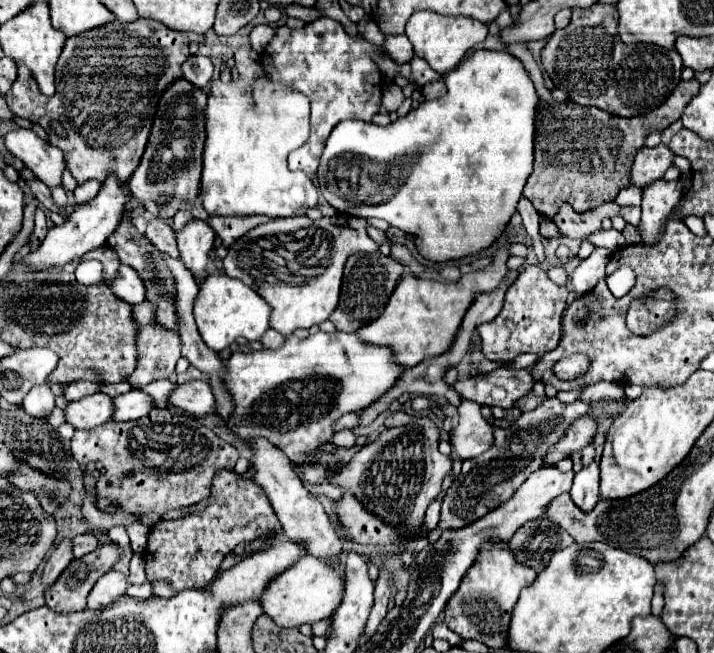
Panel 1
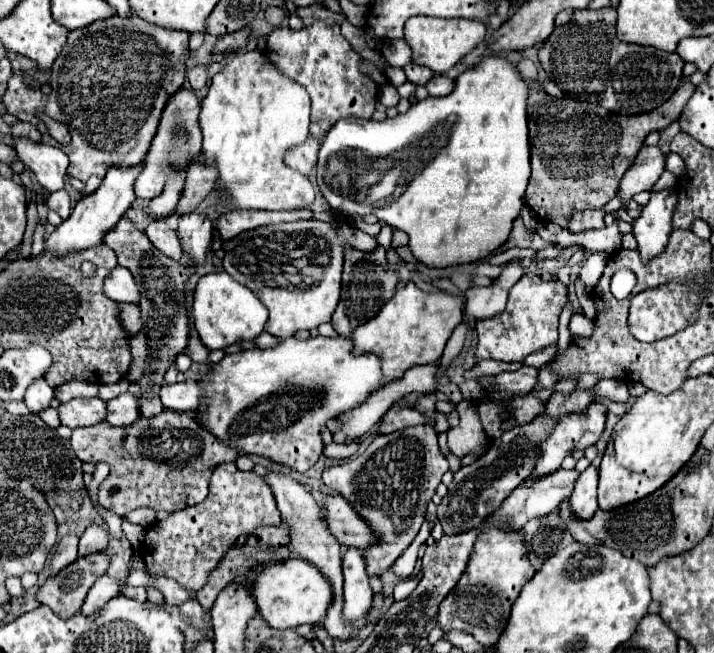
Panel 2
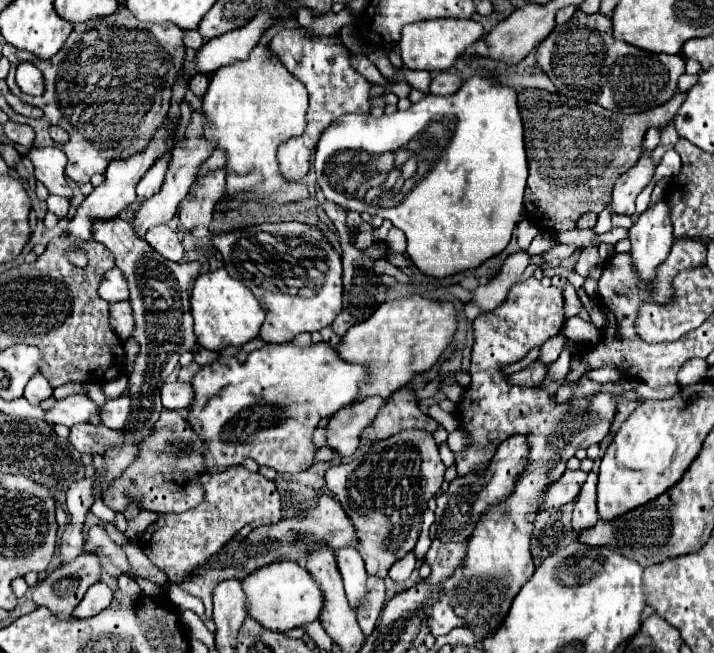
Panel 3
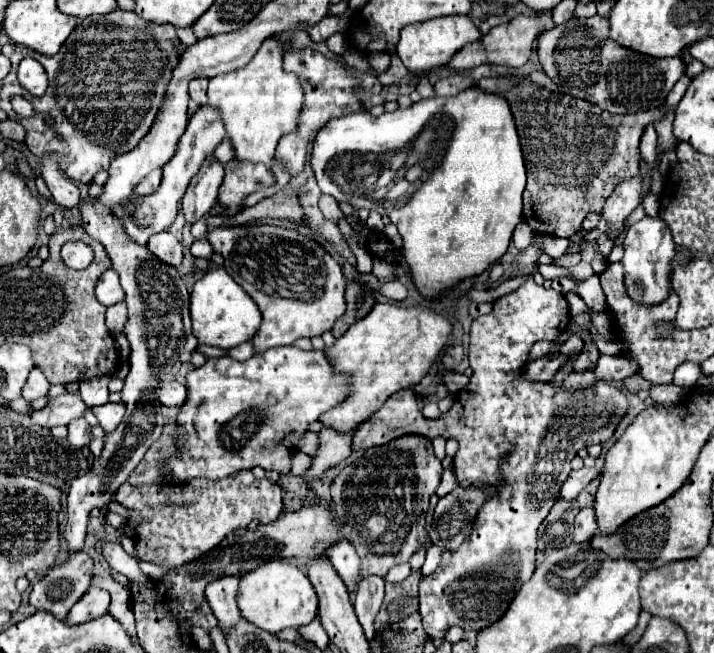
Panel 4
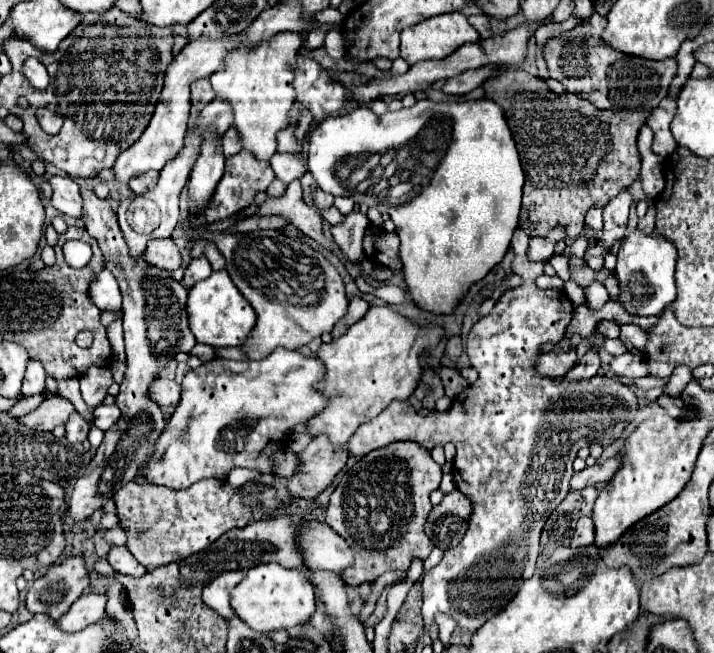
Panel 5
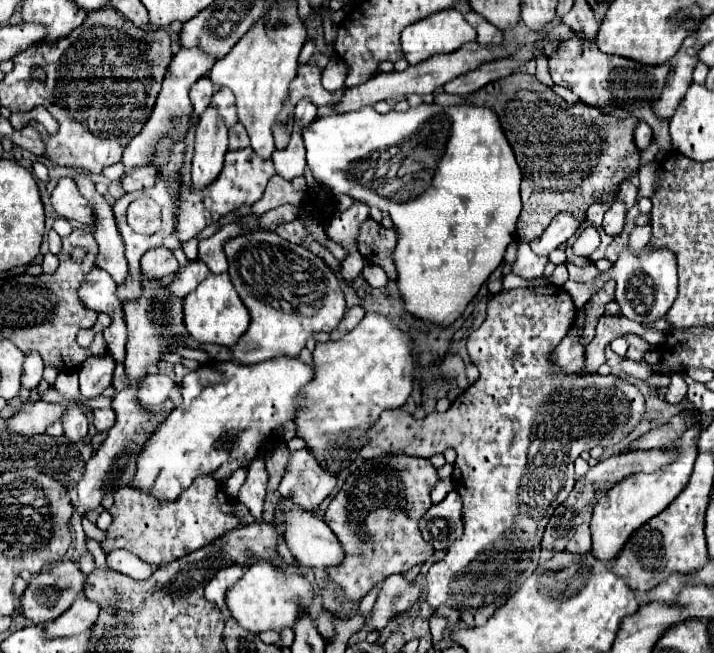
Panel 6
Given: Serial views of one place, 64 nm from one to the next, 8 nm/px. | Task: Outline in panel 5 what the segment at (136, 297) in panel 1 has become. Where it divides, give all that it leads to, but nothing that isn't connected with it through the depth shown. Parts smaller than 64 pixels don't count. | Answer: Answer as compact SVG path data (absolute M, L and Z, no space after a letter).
M100 270L92 278L92 284L88 286L88 296L92 304L96 304L100 310L110 310L110 312L121 310L122 294L116 278L108 270Z

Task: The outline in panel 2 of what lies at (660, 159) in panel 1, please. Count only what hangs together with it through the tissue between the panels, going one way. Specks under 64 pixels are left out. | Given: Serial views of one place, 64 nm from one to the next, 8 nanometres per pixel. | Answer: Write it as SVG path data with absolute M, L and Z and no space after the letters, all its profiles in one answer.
M642 146L630 170L620 180L618 198L622 198L622 210L628 208L628 202L634 194L642 190L652 190L658 176L664 172L666 156L658 150L658 146Z

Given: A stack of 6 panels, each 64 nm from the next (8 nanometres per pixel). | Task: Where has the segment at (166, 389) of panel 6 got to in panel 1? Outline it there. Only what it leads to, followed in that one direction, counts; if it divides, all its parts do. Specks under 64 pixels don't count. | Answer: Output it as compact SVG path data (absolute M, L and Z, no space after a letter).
M190 380L190 382L178 384L168 394L168 404L192 416L204 416L204 414L216 412L216 400L214 400L212 388L204 380Z

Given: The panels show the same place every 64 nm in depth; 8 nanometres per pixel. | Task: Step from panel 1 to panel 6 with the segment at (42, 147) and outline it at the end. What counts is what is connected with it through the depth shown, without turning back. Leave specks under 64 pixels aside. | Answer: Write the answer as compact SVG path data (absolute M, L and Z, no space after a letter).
M72 178L58 182L58 186L52 192L52 206L62 218L92 226L92 218L94 218L92 208L88 204L88 200L84 200L84 196L80 196Z

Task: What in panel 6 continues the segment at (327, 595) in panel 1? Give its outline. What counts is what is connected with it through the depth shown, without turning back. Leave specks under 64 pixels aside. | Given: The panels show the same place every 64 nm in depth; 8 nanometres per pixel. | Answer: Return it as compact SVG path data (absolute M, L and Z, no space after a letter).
M270 562L252 564L246 574L226 592L226 606L234 620L250 630L250 632L264 632L264 630L282 630L290 628L302 610L308 610L312 602L312 586L308 580L294 572L284 572L274 568Z

